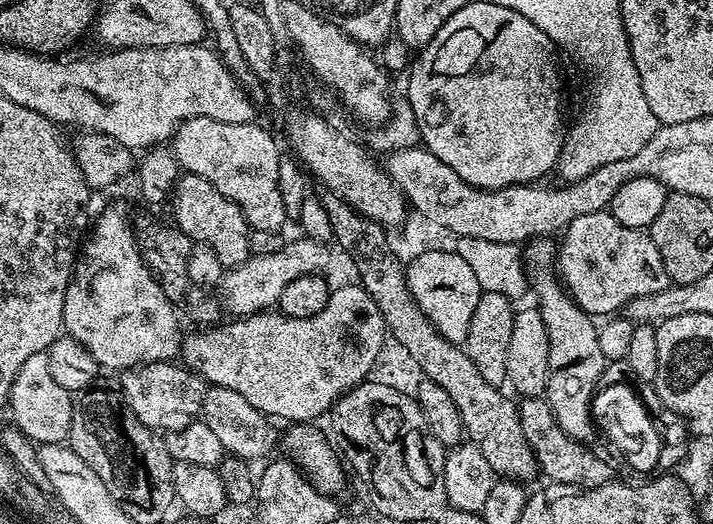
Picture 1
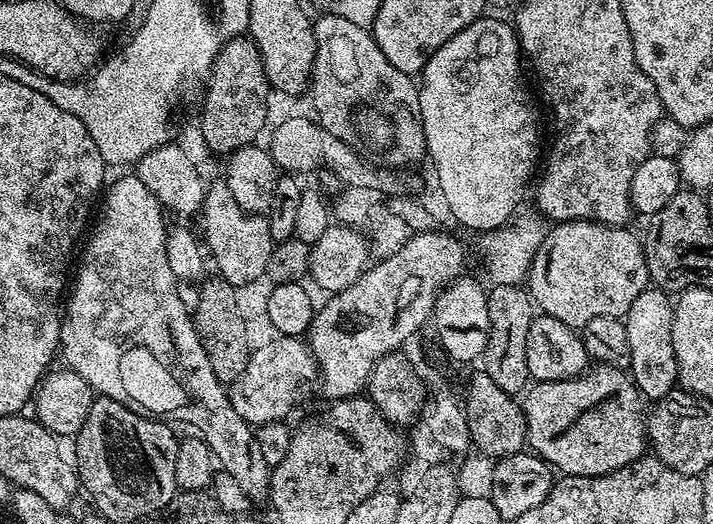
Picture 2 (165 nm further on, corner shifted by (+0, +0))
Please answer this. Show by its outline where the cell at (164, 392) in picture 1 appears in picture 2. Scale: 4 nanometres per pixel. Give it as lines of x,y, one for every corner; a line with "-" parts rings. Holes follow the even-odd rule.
277,335
275,339
273,344
251,349
246,370
227,389
234,410
253,426
287,421
296,403
307,394
308,384
315,385
318,380
316,356
301,337

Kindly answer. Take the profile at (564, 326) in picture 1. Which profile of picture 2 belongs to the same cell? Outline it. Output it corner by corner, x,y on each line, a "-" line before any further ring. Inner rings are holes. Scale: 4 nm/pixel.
596,366
575,376
573,380
545,380
533,383
522,400
528,427
527,447
531,449
535,444
544,444
554,434
564,432
564,428
568,430
570,420
580,420
590,414
590,410
596,408
596,402
602,398
616,398
616,402
610,404
614,408
604,408
604,412
608,416
608,422
620,430
620,452
608,458
609,470
613,472
619,468
627,468
635,460
641,459
646,452
646,416
644,412
640,413
642,397
631,375
623,368
611,366
604,366
604,374
598,374

